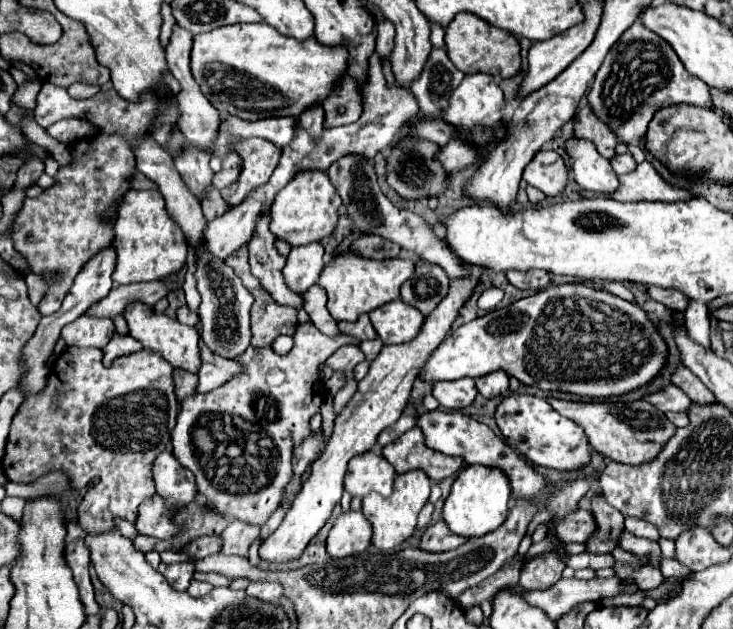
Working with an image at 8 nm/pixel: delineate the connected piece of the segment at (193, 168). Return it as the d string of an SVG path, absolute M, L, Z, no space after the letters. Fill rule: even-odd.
M184 148L178 158L174 160L174 166L178 170L178 174L182 176L182 180L186 182L186 188L190 188L190 192L202 202L208 194L206 188L212 186L212 168L208 166L210 156L194 150L194 148Z

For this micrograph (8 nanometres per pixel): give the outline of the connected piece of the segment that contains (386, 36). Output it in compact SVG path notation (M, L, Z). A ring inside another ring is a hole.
M380 22L378 24L378 40L376 40L376 52L382 60L382 64L388 60L394 48L394 24L392 22Z

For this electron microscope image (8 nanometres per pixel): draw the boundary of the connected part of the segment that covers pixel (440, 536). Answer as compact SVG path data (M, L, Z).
M444 520L436 522L434 526L426 528L422 540L420 540L420 548L426 552L446 552L456 548L456 544L464 544L468 538L452 534L450 528L446 526Z

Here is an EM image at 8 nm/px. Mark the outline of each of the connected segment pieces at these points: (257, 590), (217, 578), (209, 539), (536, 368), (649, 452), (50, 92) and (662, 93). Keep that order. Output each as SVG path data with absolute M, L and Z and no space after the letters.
M252 582L246 588L246 596L258 598L262 602L278 602L282 596L282 586L278 582Z
M196 572L194 574L194 580L200 580L200 582L208 582L212 586L228 586L230 584L230 578L224 578L220 574L202 574L202 572Z
M204 536L198 540L192 540L188 546L184 546L182 552L196 556L196 558L204 558L210 554L216 554L222 550L222 538L220 536Z
M564 284L550 286L534 296L522 298L502 310L492 310L482 318L476 318L440 342L440 346L430 354L418 378L424 382L438 380L458 380L464 376L478 378L492 370L502 368L506 374L516 376L522 384L538 386L542 390L560 390L584 396L588 400L606 400L648 384L666 360L666 344L660 338L654 322L646 318L646 312L636 304L626 302L610 292Z
M546 398L546 400L558 414L570 418L572 422L584 428L586 438L596 452L624 464L642 464L656 458L664 442L676 430L676 426L668 422L668 418L646 400L634 400L634 402L570 402L558 398Z
M50 82L42 84L38 106L34 110L34 118L42 128L48 128L50 124L64 118L80 118L94 124L98 130L94 138L70 144L72 160L58 170L54 176L56 184L44 188L36 198L26 198L10 228L14 248L26 258L30 272L42 274L48 282L48 290L38 304L42 316L60 308L62 298L68 294L82 266L94 254L110 246L112 226L102 224L100 216L104 210L112 210L110 206L116 204L116 198L130 190L128 180L136 172L136 160L130 152L128 140L148 134L148 128L156 116L154 110L158 110L154 100L154 96L150 98L150 94L146 94L140 102L132 104L120 98L114 88L108 92L98 92L92 98L76 100L68 94L66 88L54 86Z
M634 22L606 54L590 88L588 104L594 108L596 116L628 144L632 138L646 134L648 124L658 110L676 104L710 106L710 92L702 80L686 72L666 40L652 34L644 24Z

